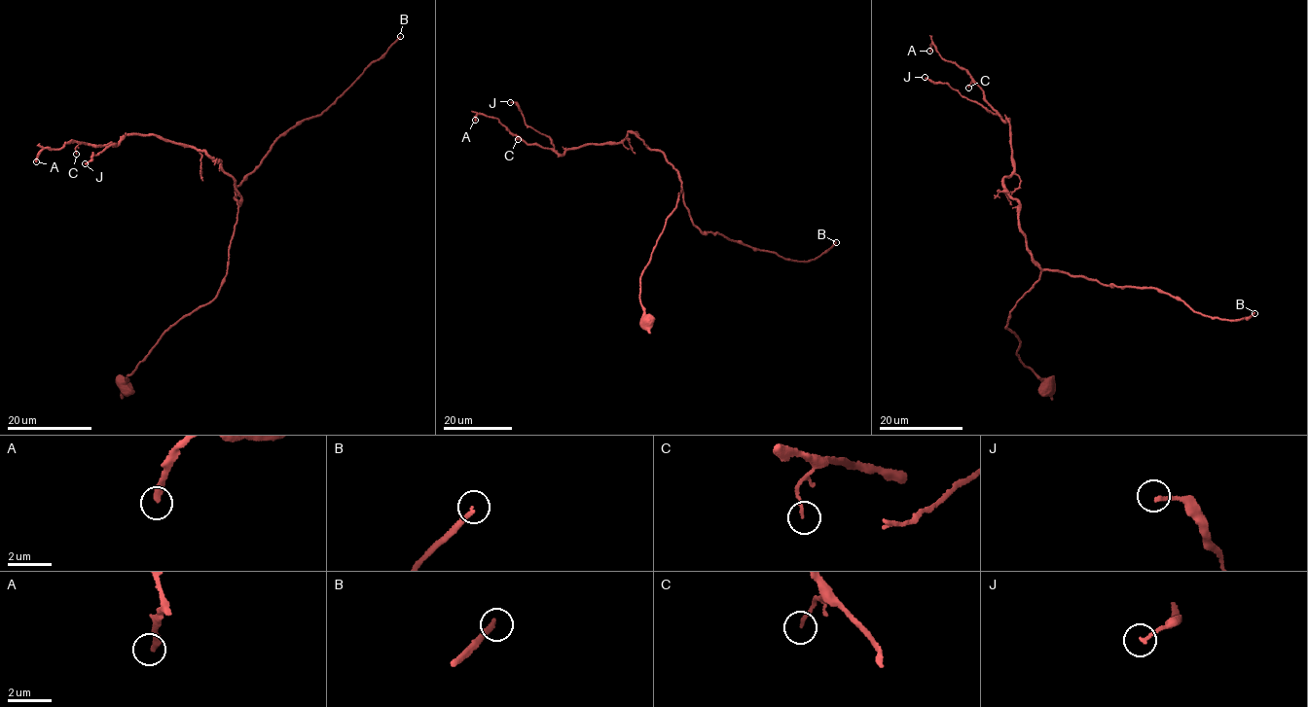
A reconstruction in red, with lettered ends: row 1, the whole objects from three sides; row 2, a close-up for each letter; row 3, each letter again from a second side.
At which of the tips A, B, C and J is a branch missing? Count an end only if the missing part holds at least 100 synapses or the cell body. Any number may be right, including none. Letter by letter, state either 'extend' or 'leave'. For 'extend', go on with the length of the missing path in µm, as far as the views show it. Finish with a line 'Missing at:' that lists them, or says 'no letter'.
A: leave
B: extend | 120 µm
C: leave
J: leave
Missing at: B

